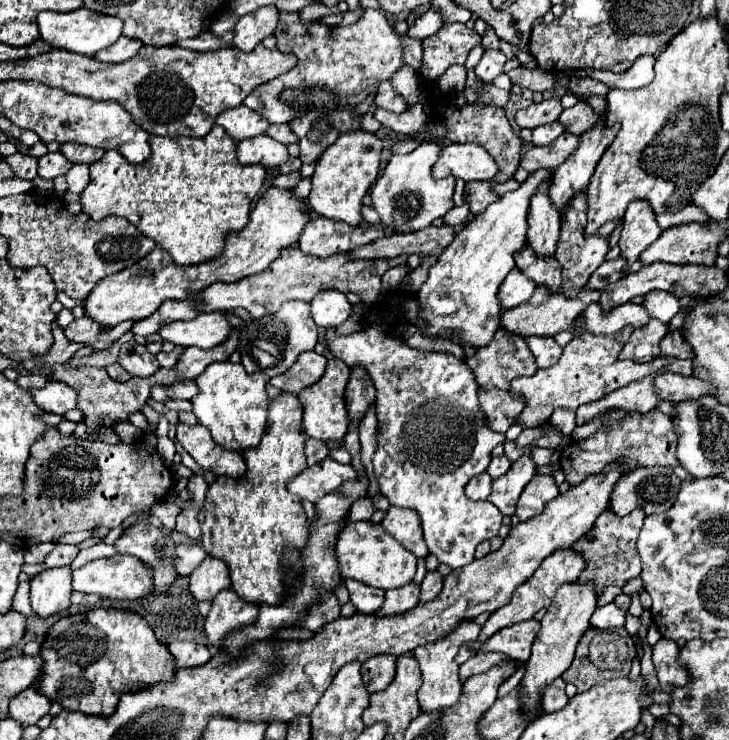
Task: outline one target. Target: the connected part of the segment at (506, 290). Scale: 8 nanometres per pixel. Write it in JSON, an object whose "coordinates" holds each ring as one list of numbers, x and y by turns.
{"coordinates":[[512,268,498,292,502,308,508,310,508,308,520,306,522,302,526,302,530,298,534,288,536,288,536,284,530,278,526,278,518,268]]}

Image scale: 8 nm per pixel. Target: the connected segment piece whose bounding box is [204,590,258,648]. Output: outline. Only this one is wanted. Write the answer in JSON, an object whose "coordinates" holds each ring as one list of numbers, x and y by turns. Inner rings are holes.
{"coordinates":[[222,590,212,600,210,614,204,622,204,632,210,646,220,644,240,626,250,626,258,618,258,606,236,596,234,590]]}

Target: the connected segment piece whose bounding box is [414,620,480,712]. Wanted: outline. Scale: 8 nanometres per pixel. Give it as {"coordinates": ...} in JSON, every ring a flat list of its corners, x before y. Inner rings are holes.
{"coordinates":[[468,620,468,622,462,622,452,634,448,634,446,638,442,640,436,640,432,644,424,644,424,646,418,646,414,650,414,656,418,658,418,664,420,664,420,670,422,670,422,680,424,684,420,686,418,690,418,704,420,704,420,710,422,712,434,712,434,710,444,710,444,708,450,708,454,706,454,702,458,702,458,696,460,696,460,690,462,690,462,684,458,680,458,664,454,662,456,654,458,654,458,648,466,642,474,642,478,640,478,634,480,634,480,626,474,622,474,620]]}

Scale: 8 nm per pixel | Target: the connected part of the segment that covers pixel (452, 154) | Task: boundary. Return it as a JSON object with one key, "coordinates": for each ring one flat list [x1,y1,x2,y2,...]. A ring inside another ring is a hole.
{"coordinates":[[450,144,444,146,440,160,436,162,432,176,434,178,462,178,464,182,472,180,492,180,498,174,498,164,490,158,488,150,478,144]]}

